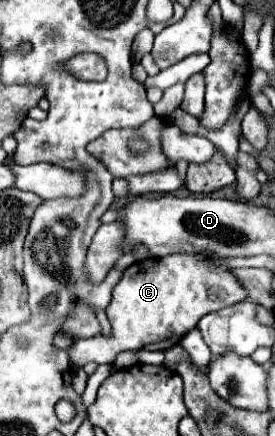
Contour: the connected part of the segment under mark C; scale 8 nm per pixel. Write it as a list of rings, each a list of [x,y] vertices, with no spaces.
[[[168,255],[162,259],[146,259],[144,263],[134,263],[116,283],[112,291],[112,303],[106,309],[112,325],[112,337],[80,339],[72,349],[68,349],[70,361],[72,365],[82,367],[88,361],[112,363],[122,351],[164,351],[166,347],[146,345],[168,341],[172,347],[192,327],[196,327],[204,315],[240,303],[244,299],[244,289],[240,283],[236,283],[236,279],[232,279],[232,273],[222,265],[214,265],[204,255]]]

